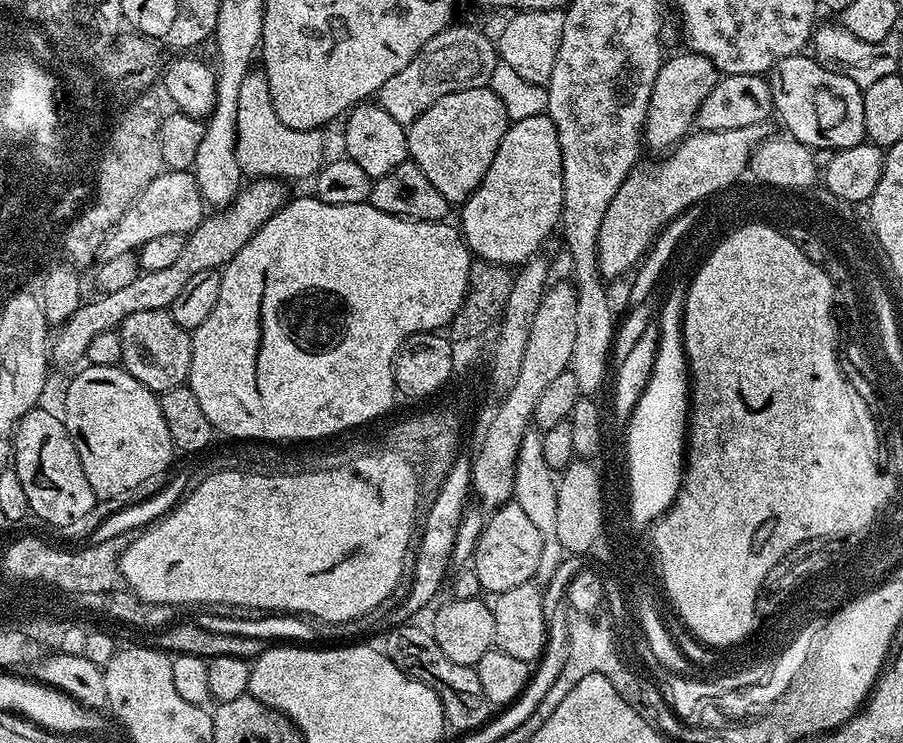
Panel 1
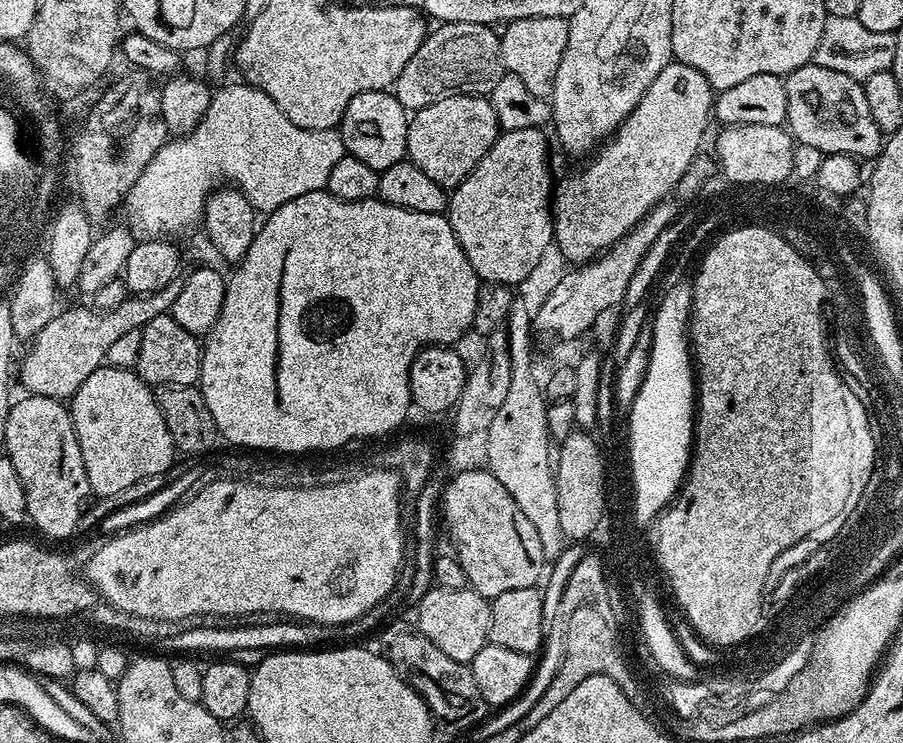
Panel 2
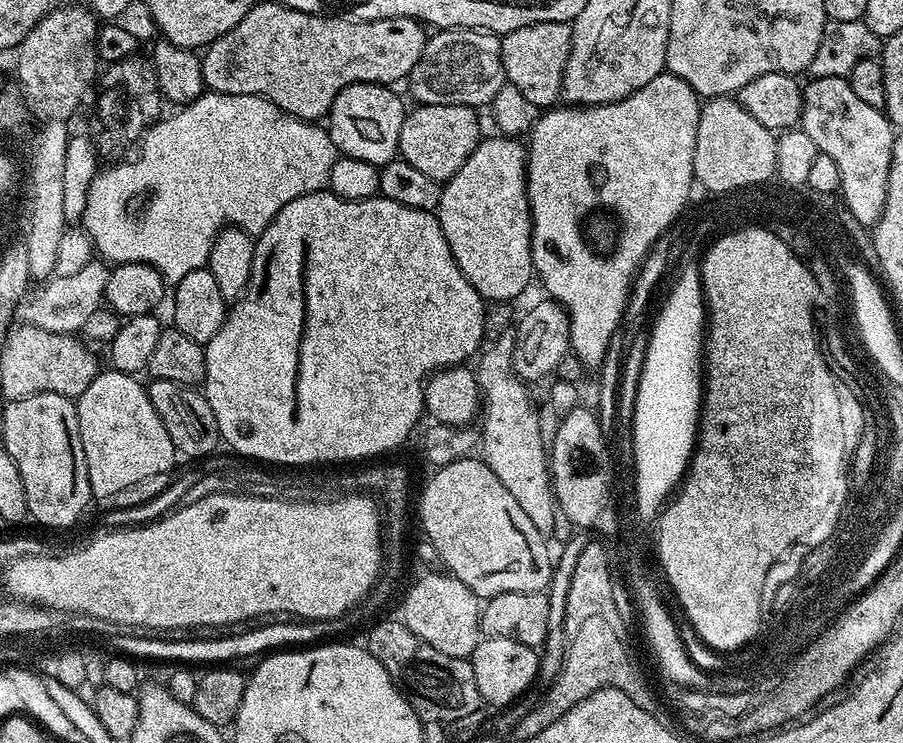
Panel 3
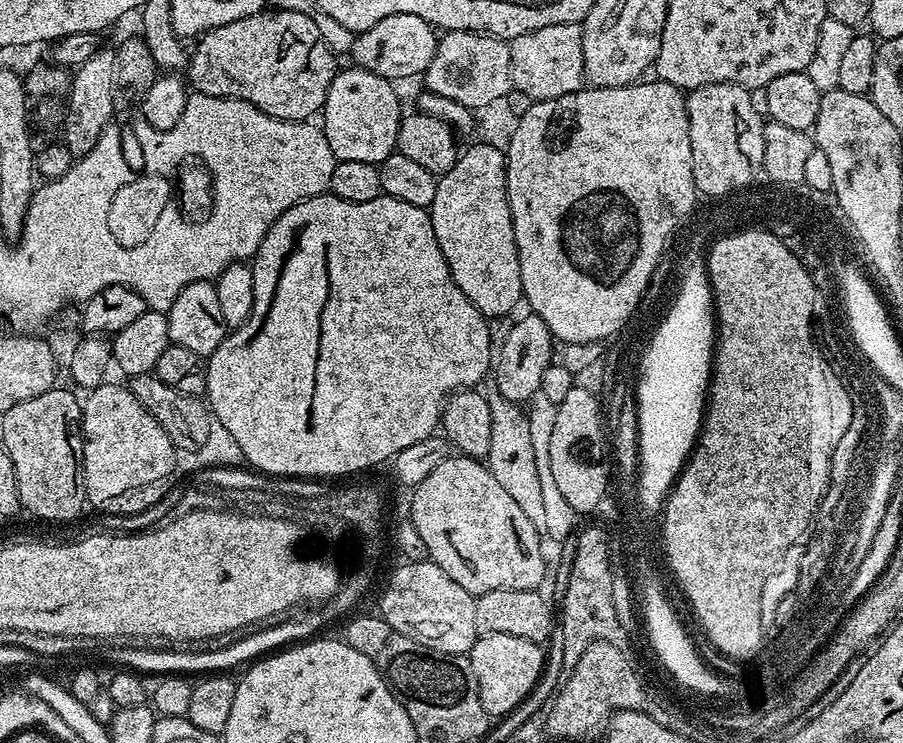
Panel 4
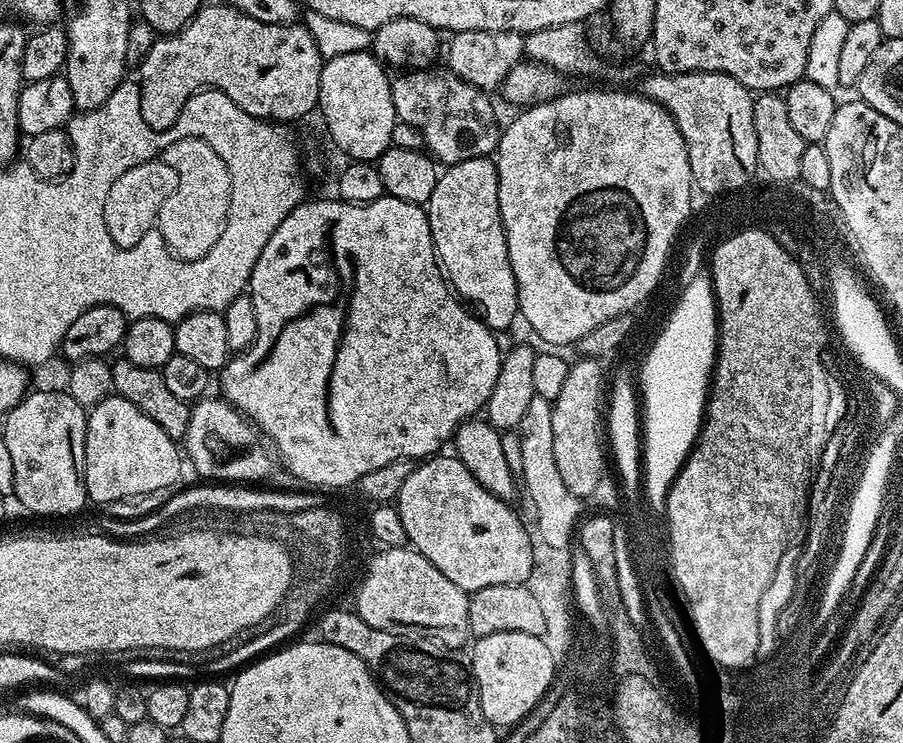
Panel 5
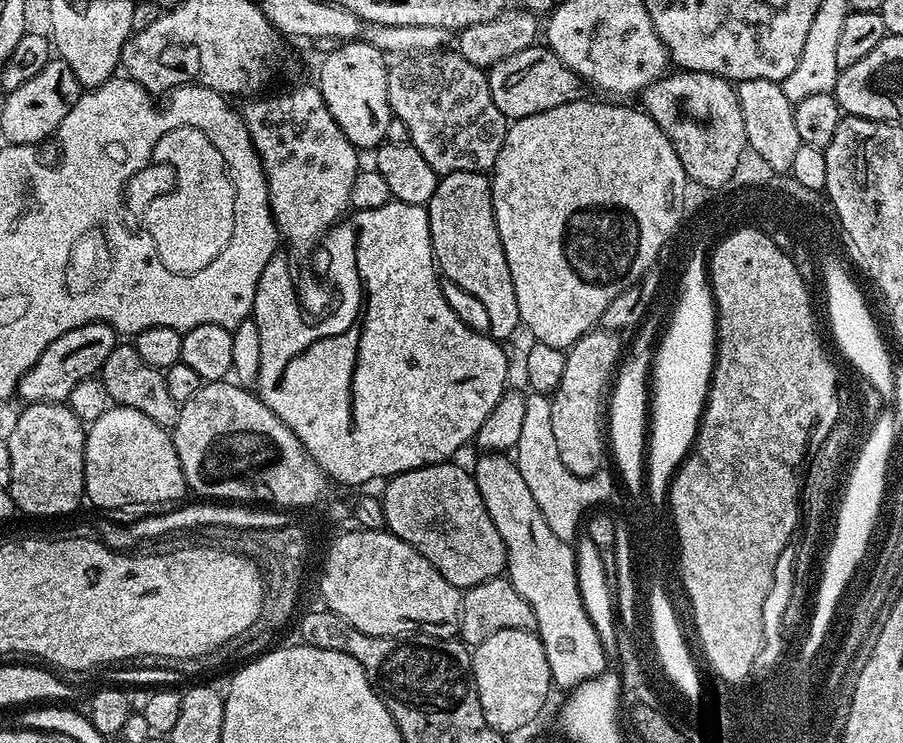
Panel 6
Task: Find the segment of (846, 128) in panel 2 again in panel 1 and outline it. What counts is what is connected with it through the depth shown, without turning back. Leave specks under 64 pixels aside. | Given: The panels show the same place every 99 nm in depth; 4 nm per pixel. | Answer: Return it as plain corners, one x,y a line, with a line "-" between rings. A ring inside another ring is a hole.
811,54
782,58
766,76
775,115
785,124
787,135
813,150
830,147
835,150
865,143
864,94
846,74
826,70

